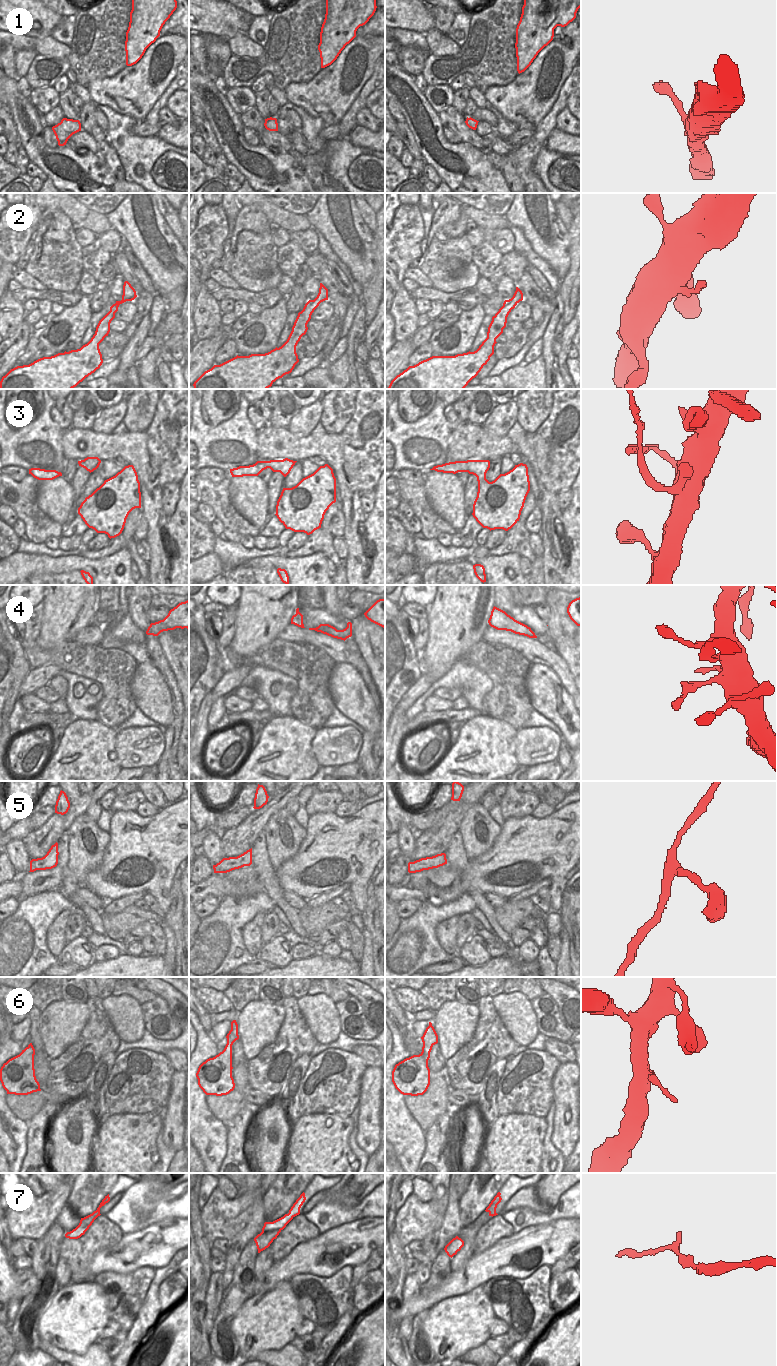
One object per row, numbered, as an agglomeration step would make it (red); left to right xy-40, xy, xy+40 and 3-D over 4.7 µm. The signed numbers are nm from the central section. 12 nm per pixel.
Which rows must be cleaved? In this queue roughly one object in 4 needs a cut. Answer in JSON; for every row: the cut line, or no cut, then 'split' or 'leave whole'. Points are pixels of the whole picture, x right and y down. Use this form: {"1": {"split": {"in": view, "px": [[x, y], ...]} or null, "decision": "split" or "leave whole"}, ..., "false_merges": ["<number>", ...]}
{"1": {"split": null, "decision": "leave whole"}, "2": {"split": null, "decision": "leave whole"}, "3": {"split": null, "decision": "leave whole"}, "4": {"split": null, "decision": "leave whole"}, "5": {"split": null, "decision": "leave whole"}, "6": {"split": null, "decision": "leave whole"}, "7": {"split": null, "decision": "leave whole"}, "false_merges": []}

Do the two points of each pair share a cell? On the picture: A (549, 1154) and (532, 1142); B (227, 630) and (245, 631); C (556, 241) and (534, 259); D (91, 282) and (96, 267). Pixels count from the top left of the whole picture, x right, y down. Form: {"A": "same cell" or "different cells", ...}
{"A": "different cells", "B": "different cells", "C": "different cells", "D": "different cells"}

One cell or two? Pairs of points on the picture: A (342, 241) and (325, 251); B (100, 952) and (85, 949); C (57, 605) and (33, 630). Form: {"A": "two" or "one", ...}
{"A": "two", "B": "two", "C": "two"}

